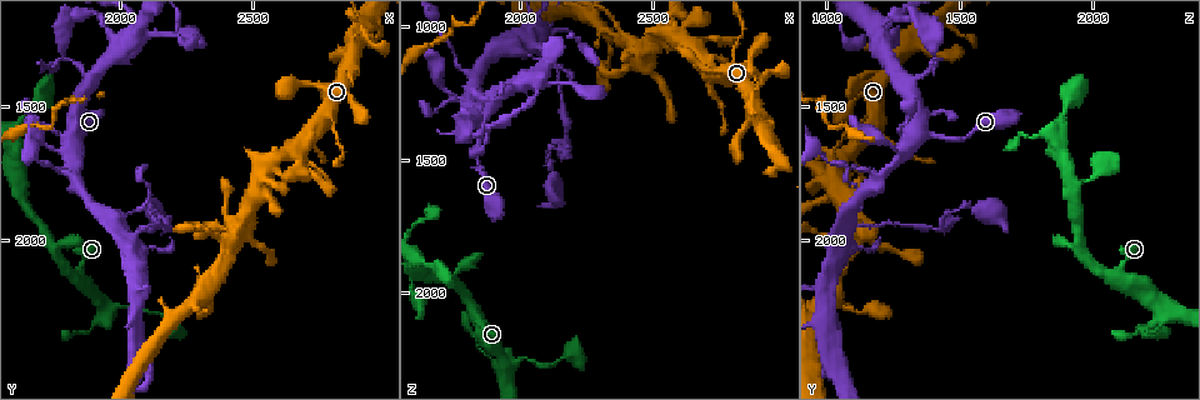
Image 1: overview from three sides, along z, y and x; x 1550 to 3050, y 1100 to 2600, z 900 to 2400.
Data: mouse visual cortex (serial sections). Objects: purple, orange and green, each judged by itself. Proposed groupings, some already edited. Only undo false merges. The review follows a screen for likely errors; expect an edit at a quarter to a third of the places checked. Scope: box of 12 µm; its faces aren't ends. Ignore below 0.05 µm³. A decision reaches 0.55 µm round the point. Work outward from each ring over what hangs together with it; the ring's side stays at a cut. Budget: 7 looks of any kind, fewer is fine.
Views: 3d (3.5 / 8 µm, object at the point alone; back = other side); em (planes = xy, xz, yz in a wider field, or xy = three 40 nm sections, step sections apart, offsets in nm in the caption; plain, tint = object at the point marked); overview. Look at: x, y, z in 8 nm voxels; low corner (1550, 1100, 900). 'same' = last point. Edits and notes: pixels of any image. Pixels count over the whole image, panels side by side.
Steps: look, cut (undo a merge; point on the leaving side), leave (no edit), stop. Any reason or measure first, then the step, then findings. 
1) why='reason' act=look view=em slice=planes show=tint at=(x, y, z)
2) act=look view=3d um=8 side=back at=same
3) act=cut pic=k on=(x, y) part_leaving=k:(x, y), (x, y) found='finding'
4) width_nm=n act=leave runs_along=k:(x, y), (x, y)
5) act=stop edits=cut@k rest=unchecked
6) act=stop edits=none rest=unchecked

why='abrupt turn' act=look view=3d um=3.5 at=(1830, 1660, 1300)

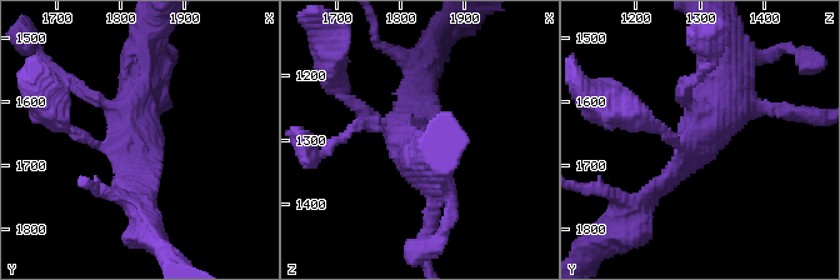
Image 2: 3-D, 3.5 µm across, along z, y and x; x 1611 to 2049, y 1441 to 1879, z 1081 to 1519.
act=look view=em slice=planes show=tint at=(1830, 1655, 1305)

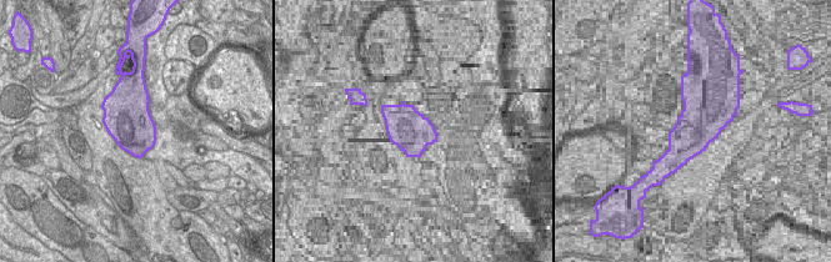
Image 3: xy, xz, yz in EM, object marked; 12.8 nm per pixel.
act=leave runs_along=2:(790, 114), (730, 105), (660, 190) found='continuous, no second cell'

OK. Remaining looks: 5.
why='branch point' act=look view=3d um=3.5 side=back at=(2020, 1990, 1070)

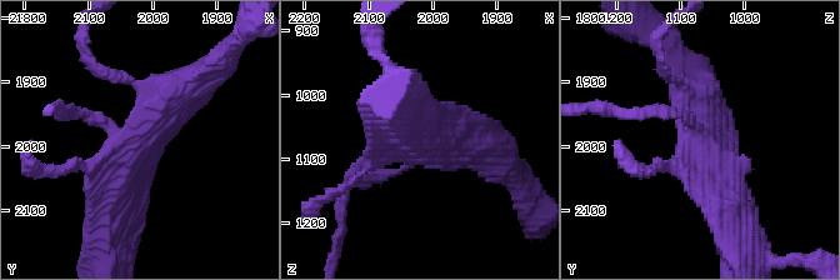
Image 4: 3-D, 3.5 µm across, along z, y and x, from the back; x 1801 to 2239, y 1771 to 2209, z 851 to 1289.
why='shape alone is not enough' act=look view=em slice=xy step=2 show=tint at=(2025, 1995, 1070)

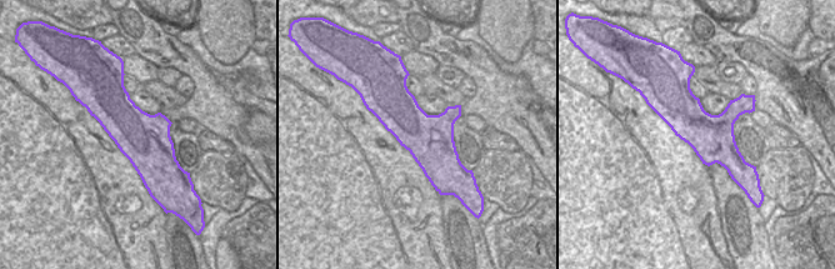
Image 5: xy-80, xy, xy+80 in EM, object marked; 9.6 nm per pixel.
why='another direction' act=look view=em slice=xy step=3 show=tint at=same

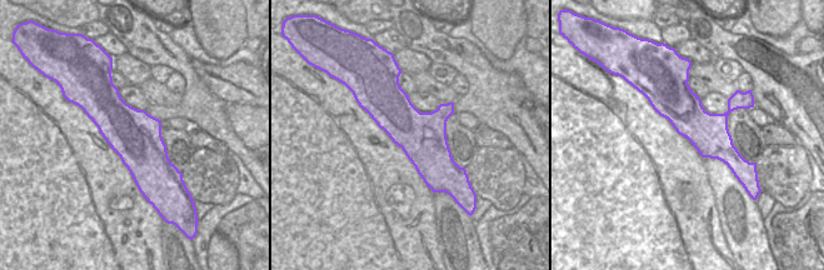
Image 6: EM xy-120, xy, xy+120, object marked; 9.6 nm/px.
act=leave runs_along=4:(196, 79), (128, 151), (111, 213) found='one cell here'

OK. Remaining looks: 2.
act=stop edits=none rest=unchecked

